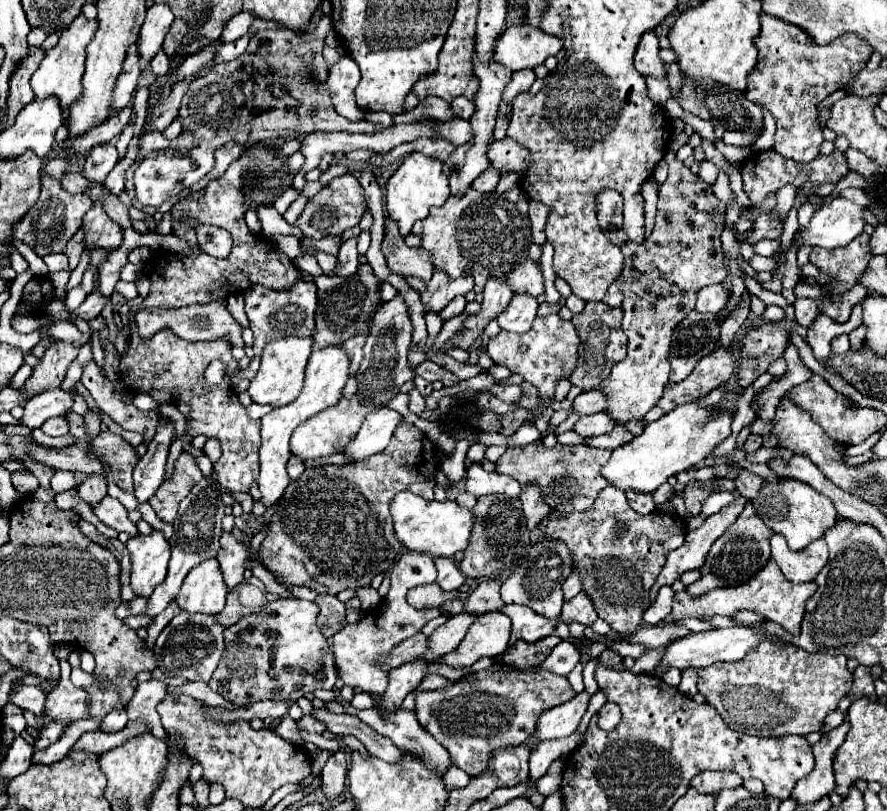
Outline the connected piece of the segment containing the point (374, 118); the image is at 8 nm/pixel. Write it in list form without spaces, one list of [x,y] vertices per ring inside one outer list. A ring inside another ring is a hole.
[[[385,111],[366,112],[364,119],[366,121],[370,121],[371,123],[378,123],[386,128],[393,125],[392,115]]]

